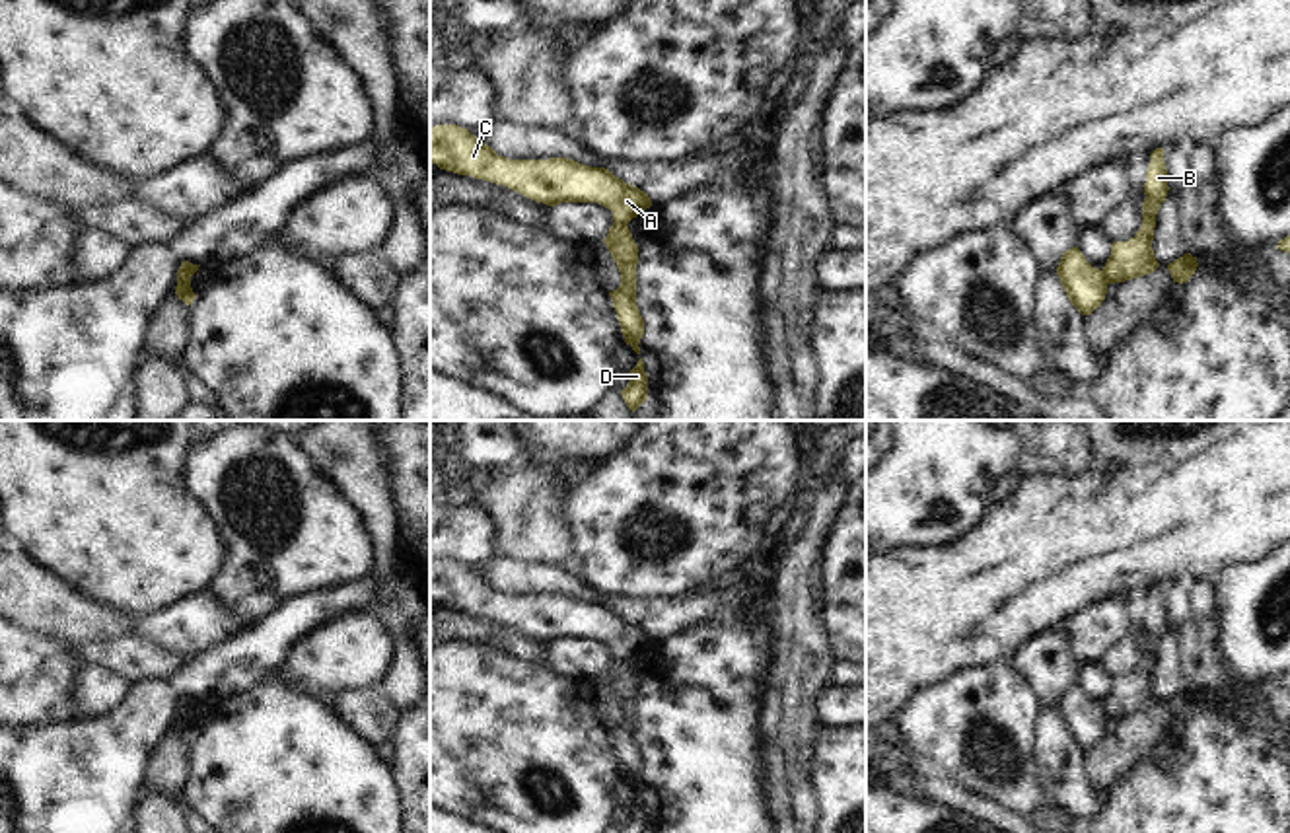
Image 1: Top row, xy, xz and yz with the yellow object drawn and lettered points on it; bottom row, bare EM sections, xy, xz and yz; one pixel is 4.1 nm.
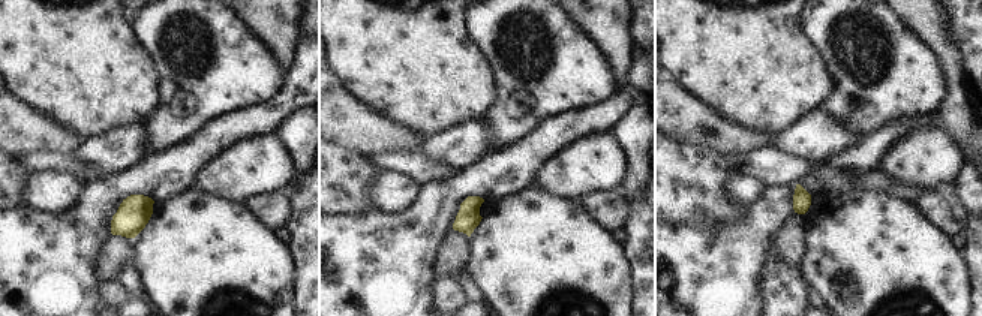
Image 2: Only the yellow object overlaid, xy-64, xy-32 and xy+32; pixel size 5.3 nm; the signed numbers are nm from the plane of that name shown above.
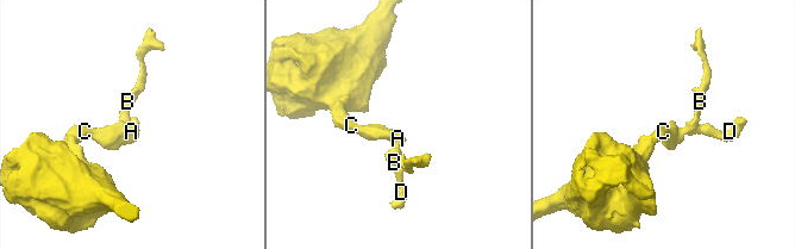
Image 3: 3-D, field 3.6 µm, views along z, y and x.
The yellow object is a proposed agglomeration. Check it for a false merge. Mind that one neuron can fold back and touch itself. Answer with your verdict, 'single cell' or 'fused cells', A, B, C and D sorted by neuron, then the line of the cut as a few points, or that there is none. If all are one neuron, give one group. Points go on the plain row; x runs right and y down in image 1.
fused cells; groups A C / B D; cut yz (1102, 707), (1108, 719)

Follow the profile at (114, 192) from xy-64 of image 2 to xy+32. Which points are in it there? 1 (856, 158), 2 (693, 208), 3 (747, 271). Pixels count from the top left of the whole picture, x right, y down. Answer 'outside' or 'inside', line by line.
1: inside
2: outside
3: inside

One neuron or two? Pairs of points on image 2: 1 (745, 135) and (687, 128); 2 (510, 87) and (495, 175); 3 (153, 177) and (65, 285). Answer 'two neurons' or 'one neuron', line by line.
1: one neuron
2: two neurons
3: one neuron

